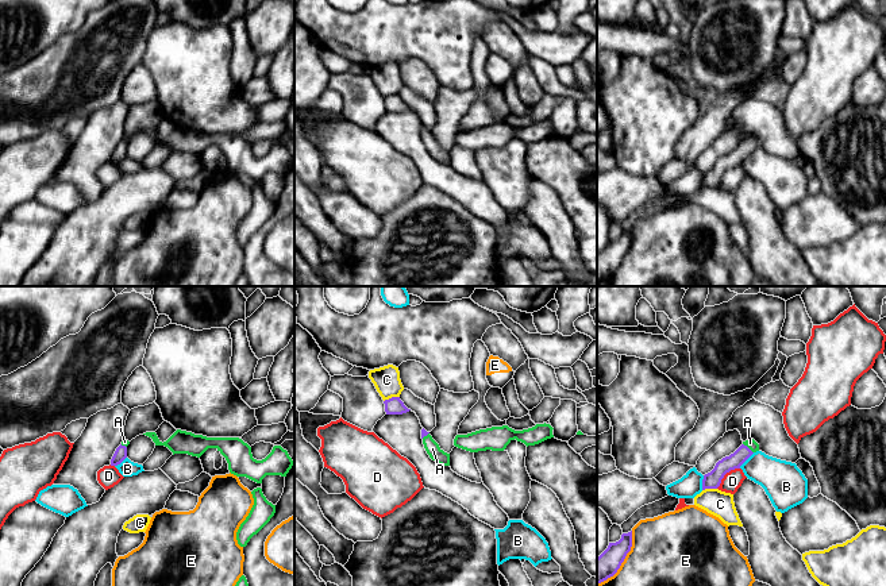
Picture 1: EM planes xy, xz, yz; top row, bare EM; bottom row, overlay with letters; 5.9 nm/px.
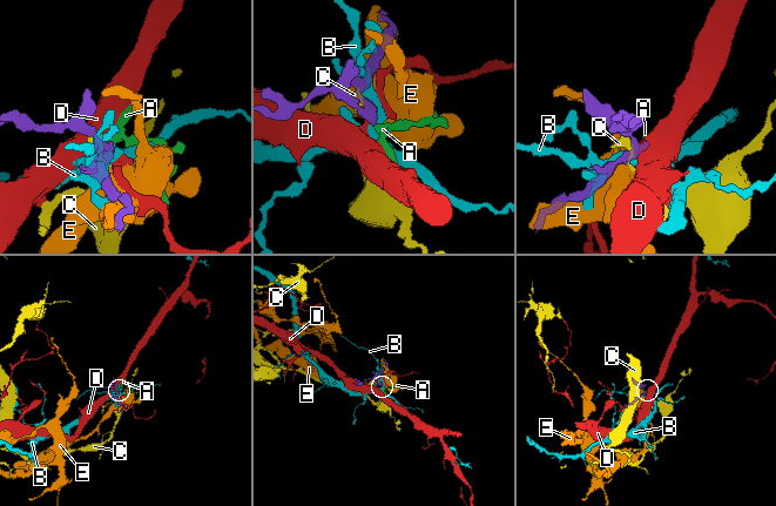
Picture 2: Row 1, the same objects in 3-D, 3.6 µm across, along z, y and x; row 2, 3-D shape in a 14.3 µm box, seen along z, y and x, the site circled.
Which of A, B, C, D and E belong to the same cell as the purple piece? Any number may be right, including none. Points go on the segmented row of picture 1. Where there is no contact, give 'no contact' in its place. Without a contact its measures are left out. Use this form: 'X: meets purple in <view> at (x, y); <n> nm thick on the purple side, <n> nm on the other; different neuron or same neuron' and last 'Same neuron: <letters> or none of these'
A: meets purple in yz at (748, 448); 90 nm thick on the purple side, 60 nm on the other; same neuron
B: meets purple in yz at (746, 459); 100 nm thick on the purple side, 240 nm on the other; different neuron
C: meets purple in xz at (392, 397); 100 nm thick on the purple side, 160 nm on the other; different neuron
D: meets purple in yz at (725, 473); 100 nm thick on the purple side, 110 nm on the other; different neuron
E: meets purple in yz at (623, 561); 150 nm thick on the purple side, 400 nm on the other; different neuron
Same neuron: A

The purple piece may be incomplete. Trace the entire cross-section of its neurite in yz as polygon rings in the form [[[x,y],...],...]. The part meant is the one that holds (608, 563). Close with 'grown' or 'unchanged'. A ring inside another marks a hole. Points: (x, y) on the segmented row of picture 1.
[[[632,531],[623,533],[619,541],[609,543],[608,548],[597,558],[597,585],[617,572],[631,547]]]; unchanged

